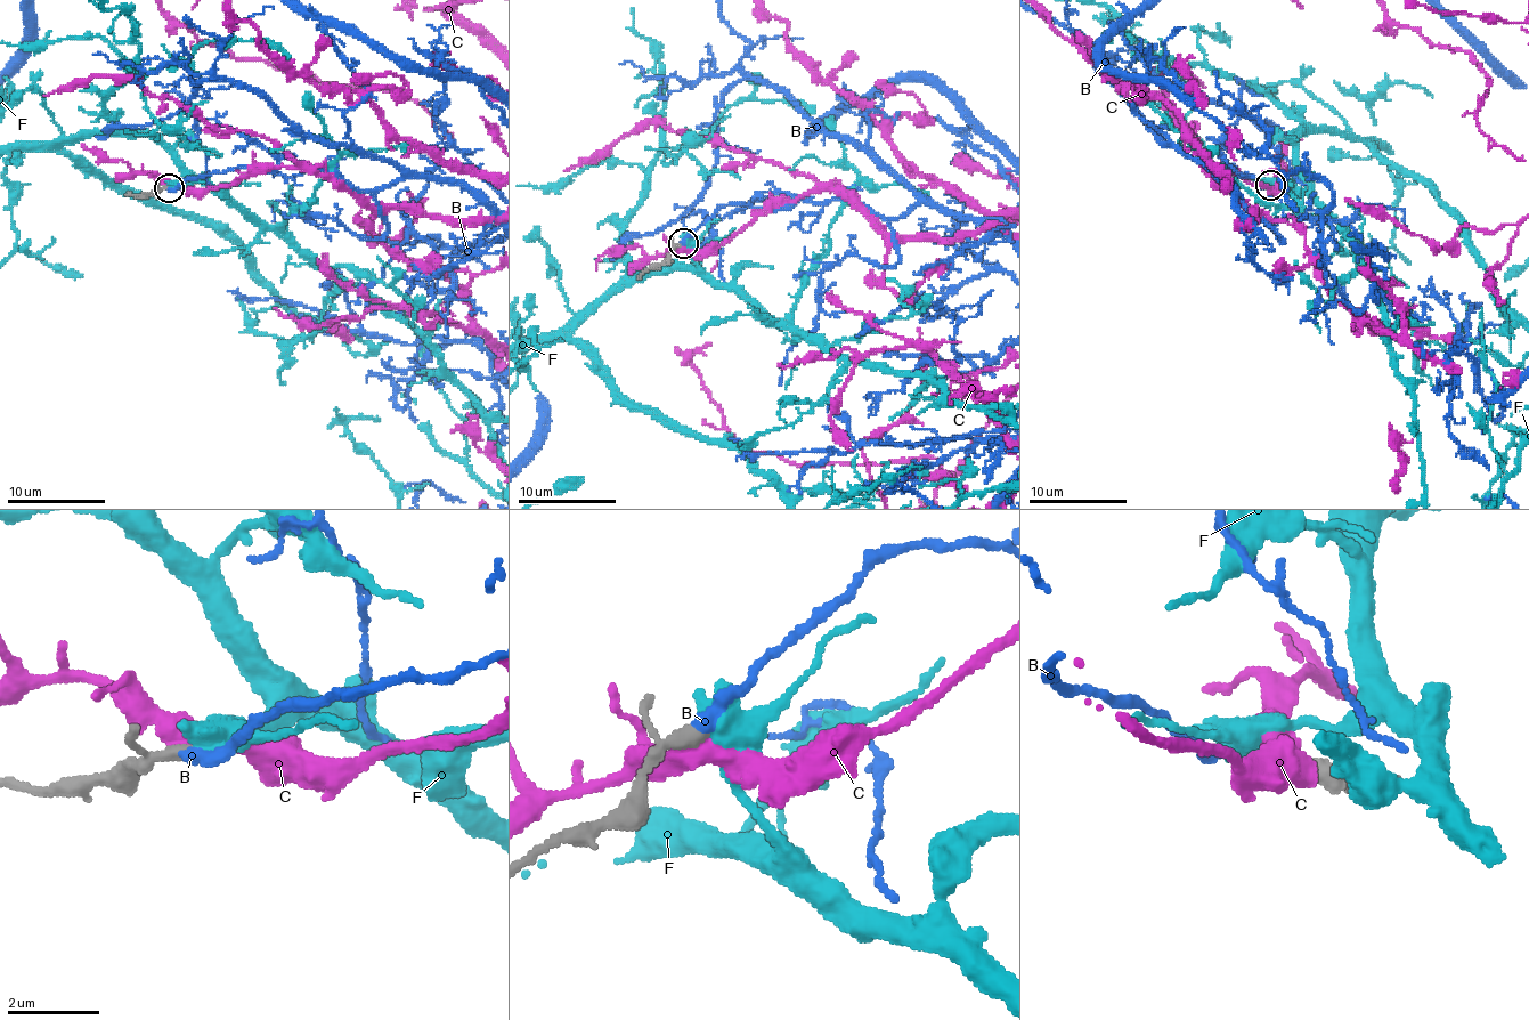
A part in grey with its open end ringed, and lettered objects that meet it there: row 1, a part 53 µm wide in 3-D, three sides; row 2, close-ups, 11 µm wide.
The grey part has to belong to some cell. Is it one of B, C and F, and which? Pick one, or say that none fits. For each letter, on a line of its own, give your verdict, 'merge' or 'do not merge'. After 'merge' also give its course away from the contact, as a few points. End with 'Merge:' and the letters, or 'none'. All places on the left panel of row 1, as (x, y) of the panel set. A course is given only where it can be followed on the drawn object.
B: merge
C: do not merge
F: do not merge
Merge: B

